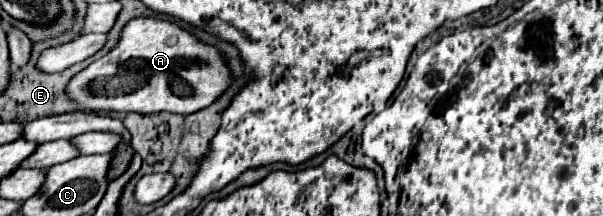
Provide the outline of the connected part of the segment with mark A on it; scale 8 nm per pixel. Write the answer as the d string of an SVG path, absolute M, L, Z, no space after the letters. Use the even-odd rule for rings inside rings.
M131 19L113 49L73 75L65 95L85 111L169 111L187 115L211 105L229 85L223 57L171 21ZM145 79L145 83L143 83Z

